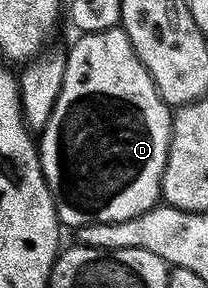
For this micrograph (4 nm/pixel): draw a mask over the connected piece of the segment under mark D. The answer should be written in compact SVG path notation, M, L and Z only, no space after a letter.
M122 27L110 28L104 32L85 32L78 39L79 41L72 48L66 49L67 65L65 66L65 78L61 82L61 94L53 106L53 114L49 114L49 122L43 127L43 131L37 140L41 170L49 190L53 194L53 202L59 215L60 225L80 226L93 223L125 222L129 218L137 218L141 214L145 214L160 203L163 171L167 165L167 151L171 145L173 112L161 98L149 70L145 70L141 58L137 58L137 54Z

